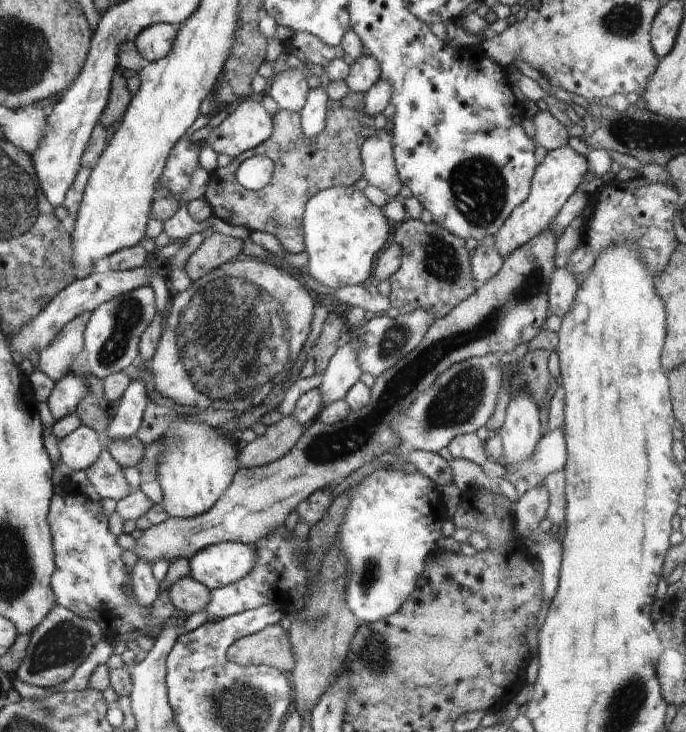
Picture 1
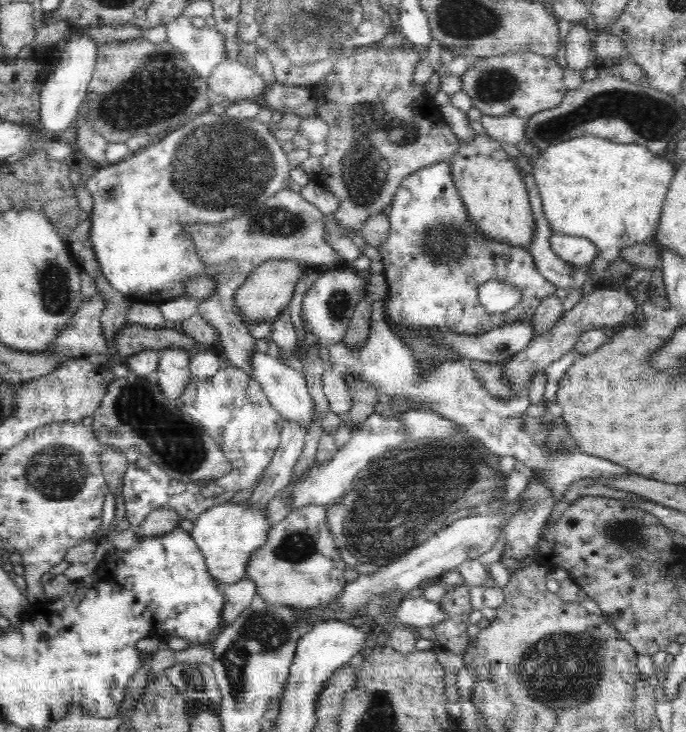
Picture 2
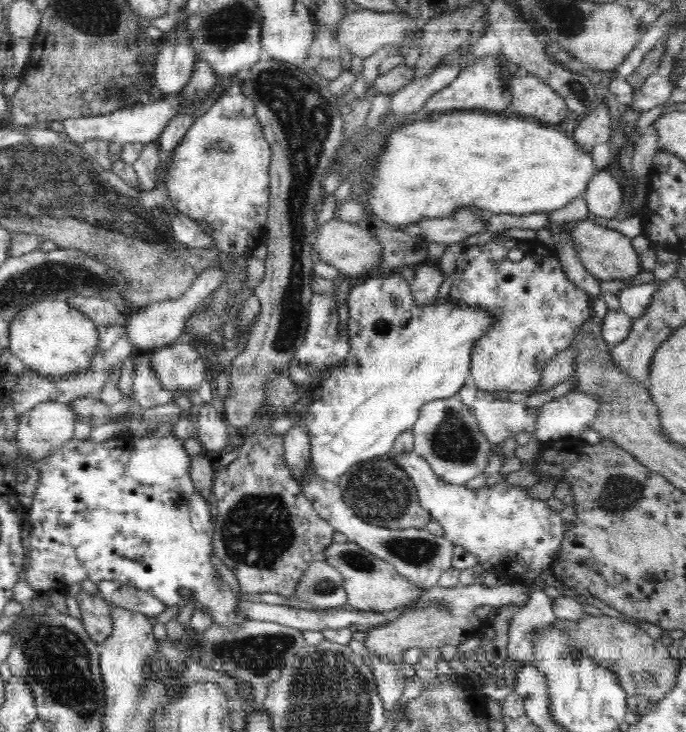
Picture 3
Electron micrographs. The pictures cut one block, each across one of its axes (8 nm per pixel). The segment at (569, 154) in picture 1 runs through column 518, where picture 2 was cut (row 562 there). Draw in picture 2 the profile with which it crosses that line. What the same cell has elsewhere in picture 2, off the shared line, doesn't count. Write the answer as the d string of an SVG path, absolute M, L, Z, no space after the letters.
M230 503L208 509L194 523L190 530L190 537L196 543L196 547L204 555L208 573L212 579L221 584L234 584L246 576L246 568L250 562L250 554L260 546L266 544L268 532L271 529L268 525L266 509L258 511L244 505Z

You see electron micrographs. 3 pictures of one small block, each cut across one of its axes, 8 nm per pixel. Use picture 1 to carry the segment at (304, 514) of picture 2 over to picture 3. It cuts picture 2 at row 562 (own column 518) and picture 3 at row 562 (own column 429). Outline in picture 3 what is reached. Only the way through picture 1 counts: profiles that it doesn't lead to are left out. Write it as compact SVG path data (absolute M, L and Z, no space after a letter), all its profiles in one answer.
M333 543L324 552L324 562L328 562L333 568L336 568L344 578L345 583L342 587L347 594L347 608L364 612L394 612L402 606L416 602L424 592L423 588L401 576L388 562L377 558L358 544Z

